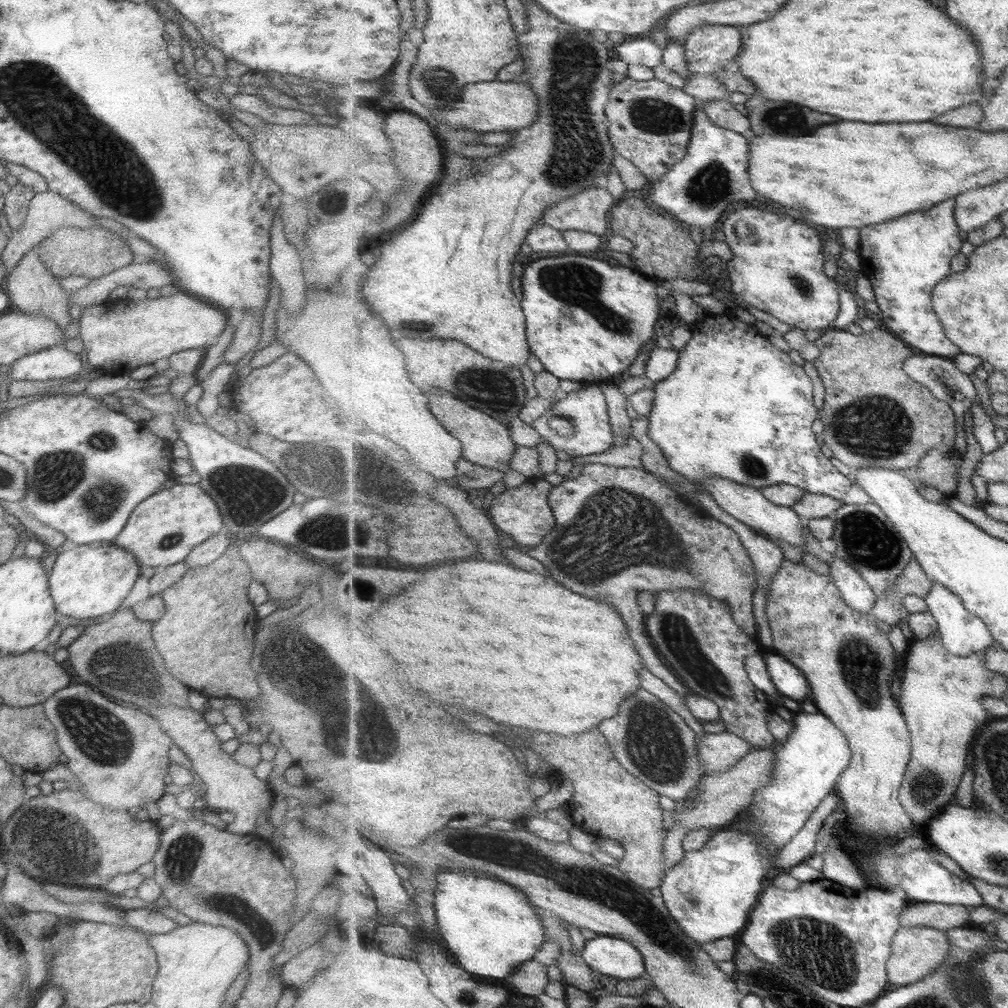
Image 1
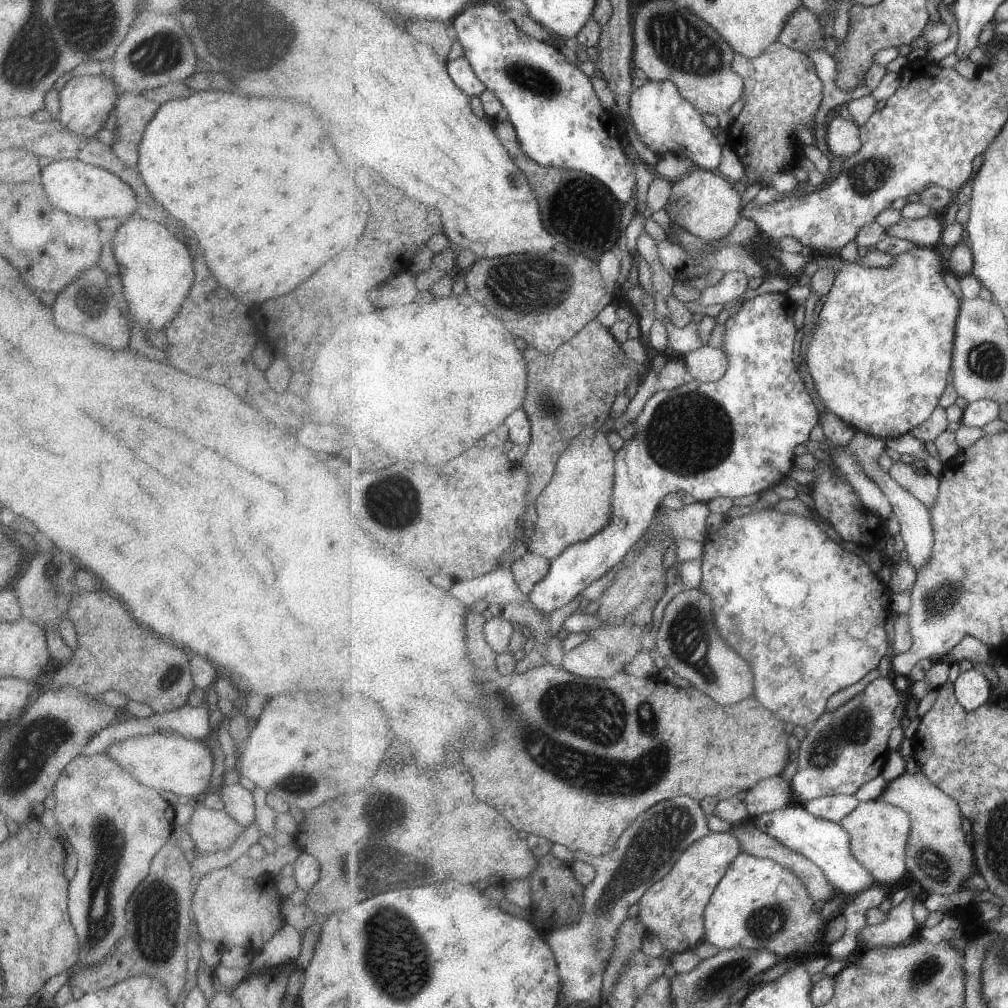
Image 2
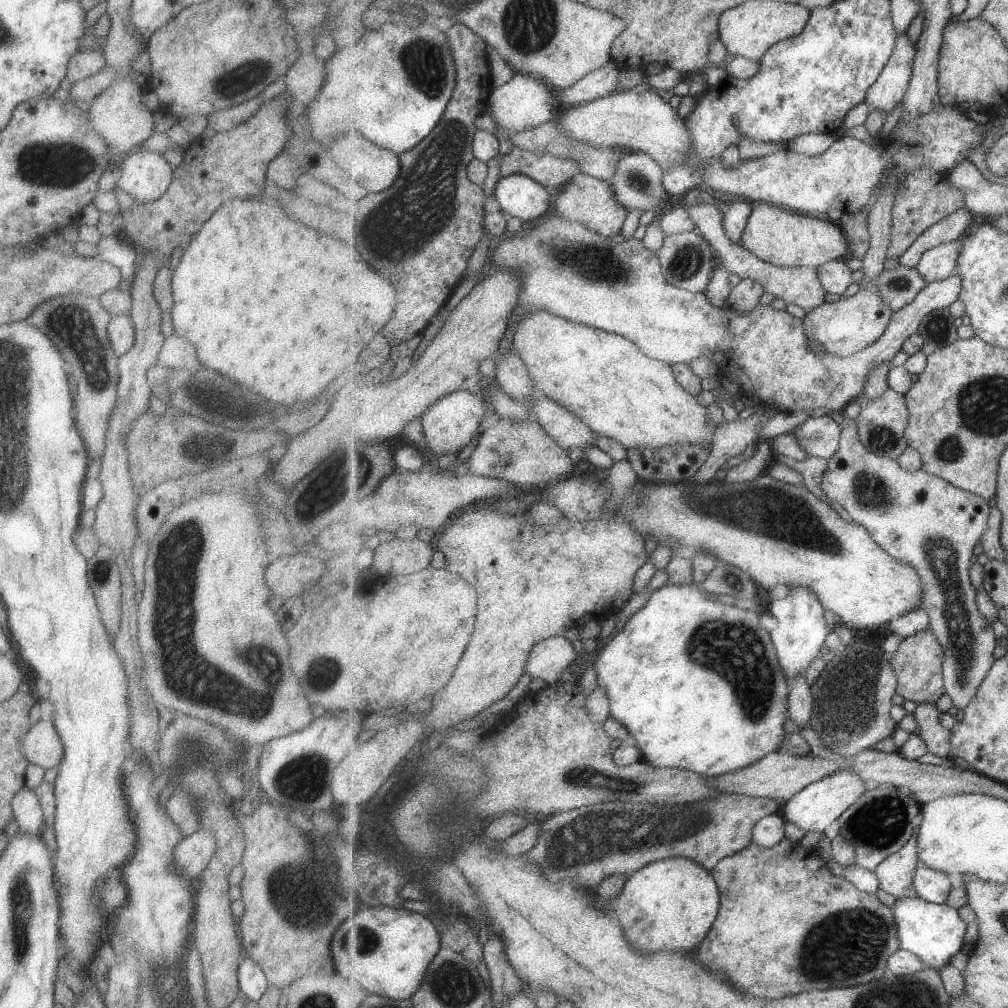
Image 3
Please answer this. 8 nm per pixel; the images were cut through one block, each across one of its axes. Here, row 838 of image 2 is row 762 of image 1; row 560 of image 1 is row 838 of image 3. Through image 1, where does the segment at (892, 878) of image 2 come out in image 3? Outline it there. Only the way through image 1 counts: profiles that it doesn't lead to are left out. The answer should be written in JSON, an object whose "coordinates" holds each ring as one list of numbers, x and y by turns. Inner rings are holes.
{"coordinates":[[784,838,781,844,769,848,752,844,749,848,724,858,712,872,719,882,724,904,722,904,722,912,720,912,720,920,716,922,716,928,710,932,708,940,704,940,704,944,700,948,700,960,704,960,704,964,708,964,710,968,724,968,724,972,728,972,728,976,732,976,732,980,736,980,736,984,740,984,740,988,744,988,744,992,752,992,752,996,784,998,784,996,794,996,800,992,844,988,844,986,858,986,858,984,874,982,874,980,888,976,890,958,902,949,894,908,886,906,878,898,878,894,862,892,854,882,842,876,836,876,830,870,829,864,824,862,818,849,808,849,800,842,794,842,792,838]]}

